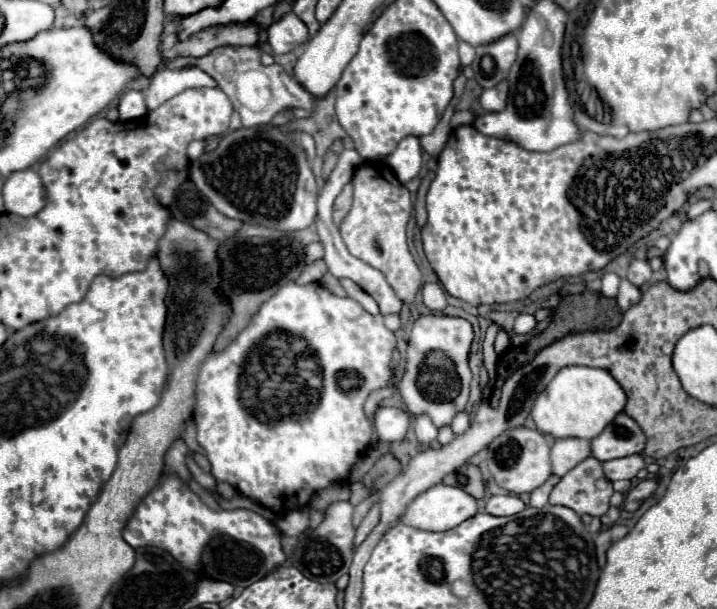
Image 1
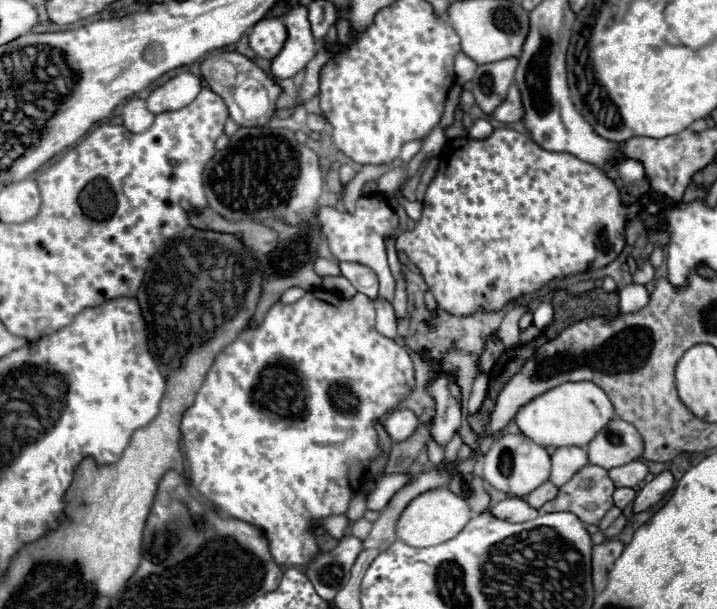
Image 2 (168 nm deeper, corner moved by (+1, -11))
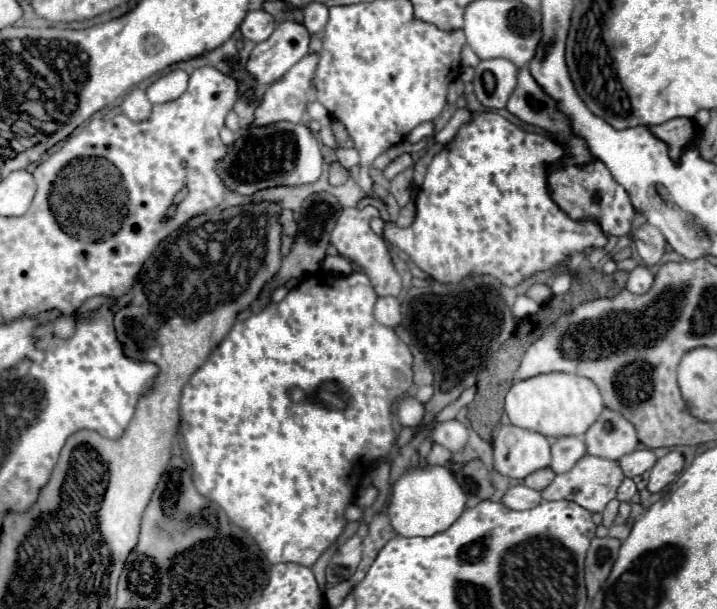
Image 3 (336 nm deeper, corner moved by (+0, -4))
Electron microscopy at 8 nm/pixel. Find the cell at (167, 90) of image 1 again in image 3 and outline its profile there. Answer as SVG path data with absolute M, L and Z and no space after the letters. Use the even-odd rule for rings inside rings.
M174 69L162 75L156 83L152 83L146 91L150 103L168 103L178 99L188 89L188 73L182 69Z

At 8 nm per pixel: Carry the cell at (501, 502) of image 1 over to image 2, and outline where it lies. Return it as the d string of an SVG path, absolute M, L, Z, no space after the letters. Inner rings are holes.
M505 498L501 500L499 504L495 504L491 508L491 512L501 518L501 520L507 520L507 522L527 522L527 520L533 520L535 516L539 516L539 512L535 508L531 508L523 498Z

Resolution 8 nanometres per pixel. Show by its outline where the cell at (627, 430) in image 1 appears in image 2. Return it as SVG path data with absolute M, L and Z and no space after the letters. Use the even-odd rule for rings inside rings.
M611 418L609 424L589 442L589 462L605 470L629 464L643 454L643 440L633 424Z

